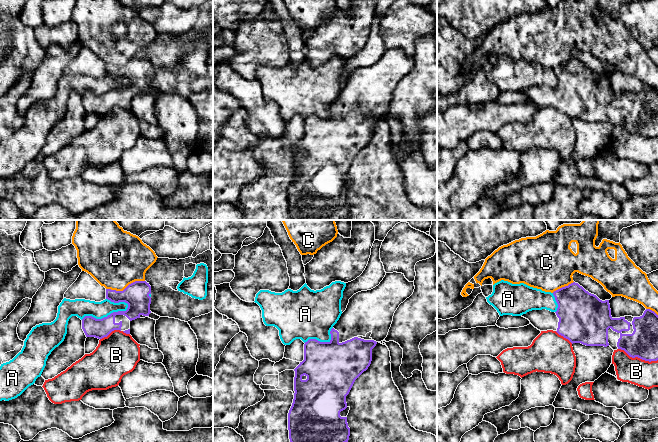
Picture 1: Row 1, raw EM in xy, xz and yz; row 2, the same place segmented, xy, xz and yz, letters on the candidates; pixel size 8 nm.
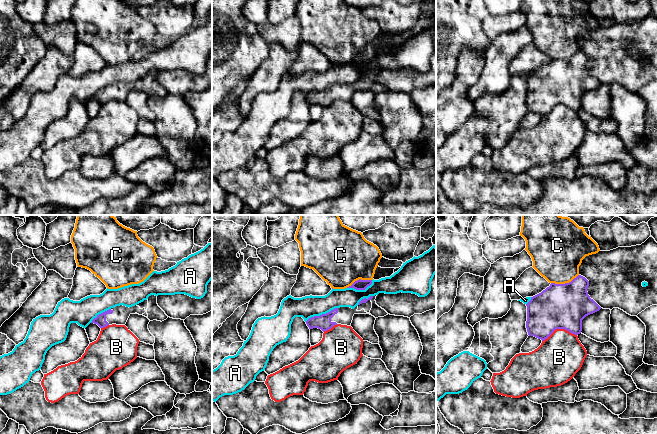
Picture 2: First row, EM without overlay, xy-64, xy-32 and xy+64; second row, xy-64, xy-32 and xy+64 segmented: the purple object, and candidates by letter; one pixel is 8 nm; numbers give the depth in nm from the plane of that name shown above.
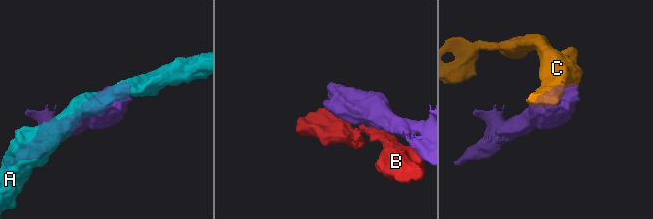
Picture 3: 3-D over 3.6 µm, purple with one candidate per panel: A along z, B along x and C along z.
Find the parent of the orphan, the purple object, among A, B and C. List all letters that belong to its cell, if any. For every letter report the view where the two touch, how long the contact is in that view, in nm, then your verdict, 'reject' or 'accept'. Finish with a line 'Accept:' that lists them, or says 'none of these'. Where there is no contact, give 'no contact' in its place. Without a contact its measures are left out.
A: xy | 400 nm | reject
B: yz | 340 nm | reject
C: xy | 320 nm | reject
Accept: none of these

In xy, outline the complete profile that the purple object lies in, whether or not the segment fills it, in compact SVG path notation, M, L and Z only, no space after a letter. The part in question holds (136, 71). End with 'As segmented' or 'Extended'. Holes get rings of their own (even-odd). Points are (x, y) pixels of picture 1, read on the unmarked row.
M135 57L123 67L106 65L106 75L114 79L125 78L128 84L126 87L113 88L102 95L85 92L82 95L82 105L86 113L102 115L114 106L130 110L130 98L141 91L158 96L160 92L150 87L150 70L151 62L146 57Z. Extended

